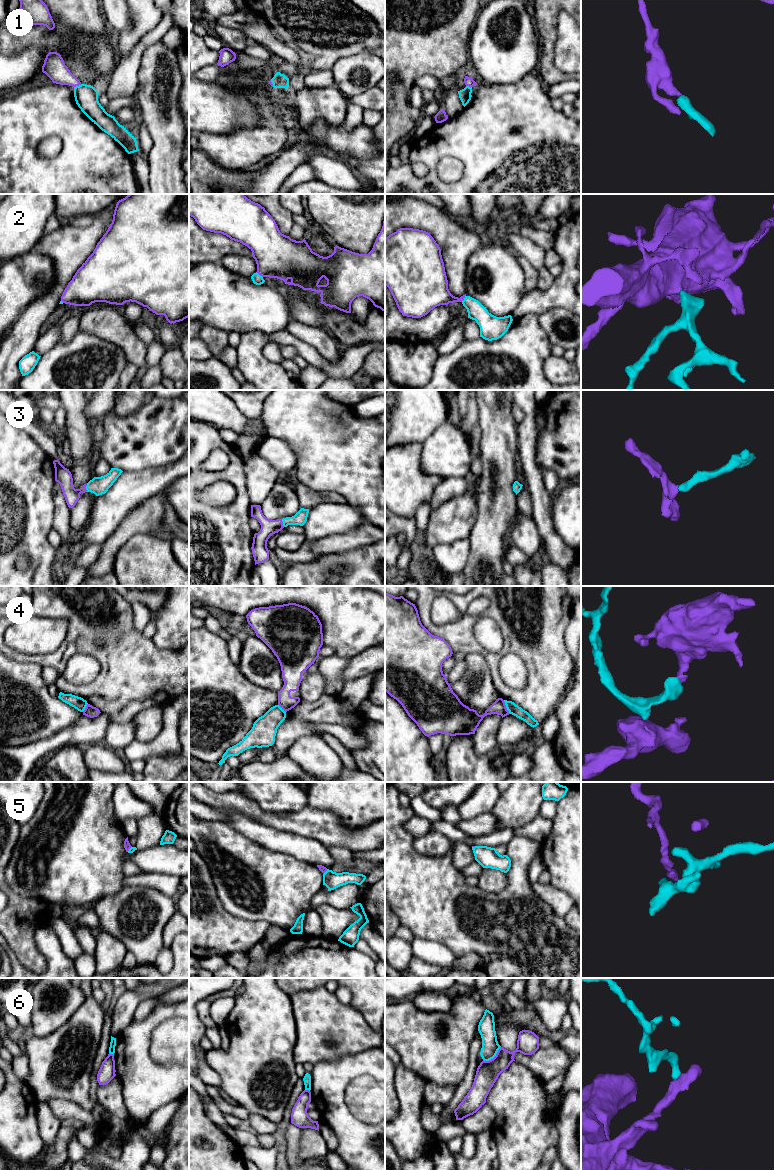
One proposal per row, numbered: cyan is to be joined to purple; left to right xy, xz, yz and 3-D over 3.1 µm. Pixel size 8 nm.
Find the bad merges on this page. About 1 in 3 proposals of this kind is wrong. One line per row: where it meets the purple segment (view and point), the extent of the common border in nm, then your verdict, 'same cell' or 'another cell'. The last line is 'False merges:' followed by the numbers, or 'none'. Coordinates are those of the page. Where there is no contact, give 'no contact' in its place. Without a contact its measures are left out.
1: contact xy (77, 85); length 70 nm; same cell
2: contact xz (259, 274); length 70 nm; same cell
3: contact xy (85, 488); length 60 nm; same cell
4: contact yz (505, 707); length 130 nm; another cell
5: contact xy (129, 848); length 60 nm; same cell
6: contact yz (494, 1057); length 180 nm; another cell
False merges: 4, 6

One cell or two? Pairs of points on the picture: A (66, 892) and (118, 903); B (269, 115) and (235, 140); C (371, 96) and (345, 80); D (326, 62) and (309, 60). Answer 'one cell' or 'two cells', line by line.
A: two cells
B: one cell
C: two cells
D: one cell

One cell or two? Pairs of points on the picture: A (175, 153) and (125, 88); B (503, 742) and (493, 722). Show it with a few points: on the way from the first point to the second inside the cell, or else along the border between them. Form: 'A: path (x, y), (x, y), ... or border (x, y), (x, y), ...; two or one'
A: border (138, 72), (138, 88), (134, 95); two
B: border (502, 718), (496, 734), (496, 745); two

